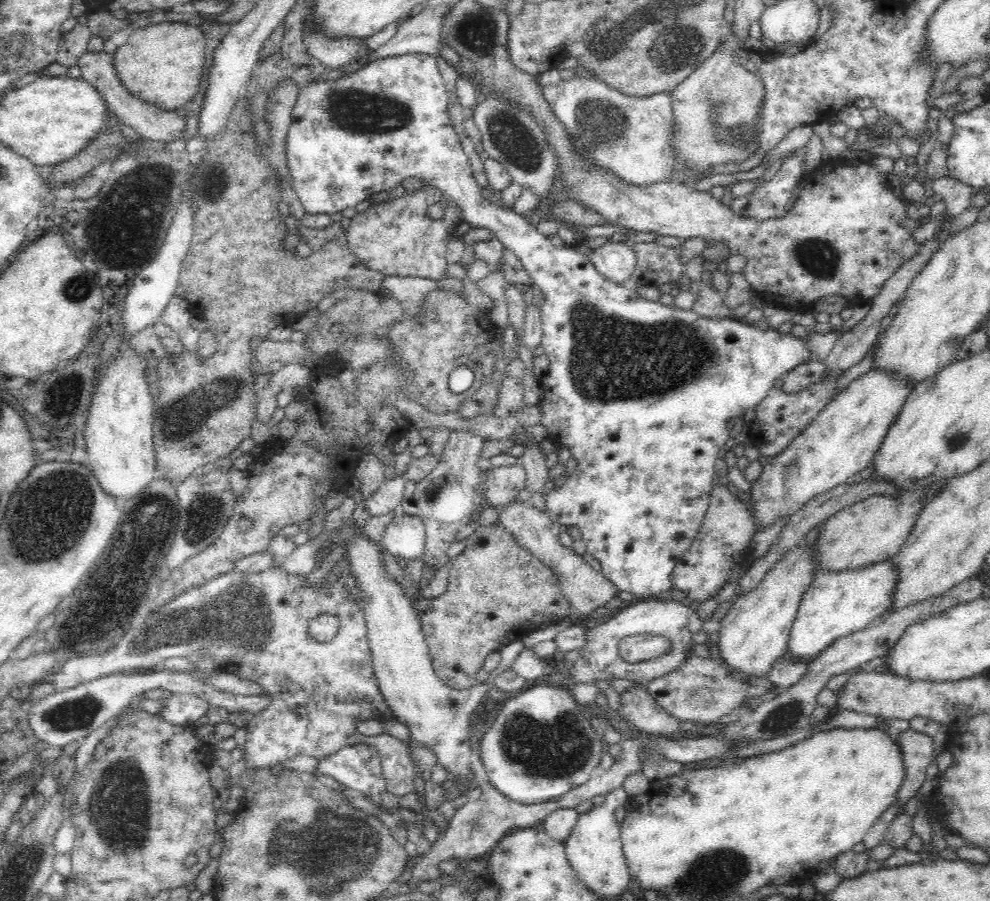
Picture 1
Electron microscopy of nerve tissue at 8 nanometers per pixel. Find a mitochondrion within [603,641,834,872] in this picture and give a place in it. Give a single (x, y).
(786, 715)

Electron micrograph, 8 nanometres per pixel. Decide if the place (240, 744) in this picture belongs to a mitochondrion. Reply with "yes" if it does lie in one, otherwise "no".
no

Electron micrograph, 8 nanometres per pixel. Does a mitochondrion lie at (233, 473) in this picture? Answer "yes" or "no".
no

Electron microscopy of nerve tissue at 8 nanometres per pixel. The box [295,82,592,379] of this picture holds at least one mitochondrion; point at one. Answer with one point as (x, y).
(357, 112)

